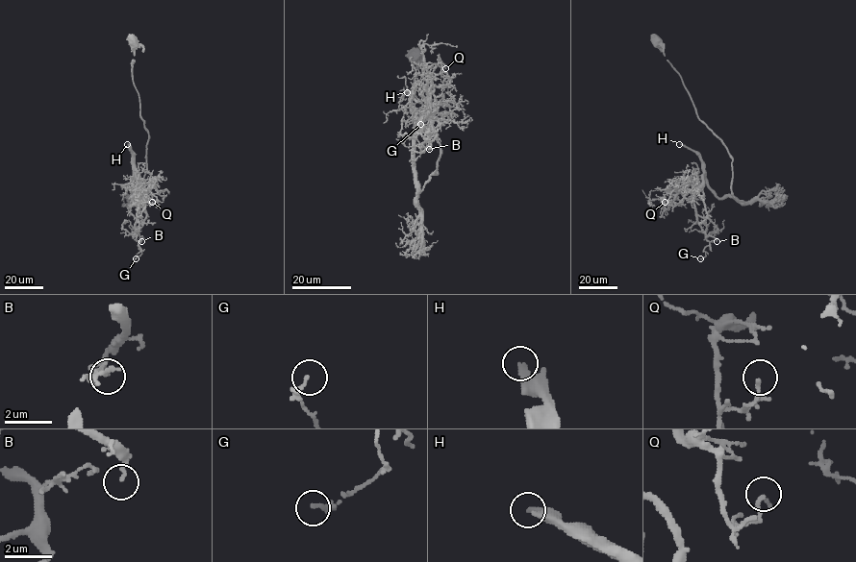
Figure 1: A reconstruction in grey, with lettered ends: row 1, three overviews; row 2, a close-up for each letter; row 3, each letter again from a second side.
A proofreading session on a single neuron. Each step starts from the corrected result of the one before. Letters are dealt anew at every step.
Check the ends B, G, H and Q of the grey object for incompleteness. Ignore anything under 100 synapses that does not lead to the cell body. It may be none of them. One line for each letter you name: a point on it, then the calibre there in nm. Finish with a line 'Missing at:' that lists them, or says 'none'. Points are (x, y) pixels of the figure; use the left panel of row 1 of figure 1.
H: (127, 144) | 340 nm
Missing at: H

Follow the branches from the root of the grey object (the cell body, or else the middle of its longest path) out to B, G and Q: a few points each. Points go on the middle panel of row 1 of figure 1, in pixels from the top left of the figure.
B: (415, 58), (415, 95), (440, 145), (420, 190), (415, 135), (426, 128), (436, 134), (424, 133), (429, 149)
G: (415, 58), (415, 95), (440, 145), (421, 190), (415, 135), (429, 113), (424, 137), (420, 124)
Q: (415, 58), (415, 95), (440, 145), (437, 173), (420, 190), (415, 135), (429, 124), (432, 70), (445, 68)

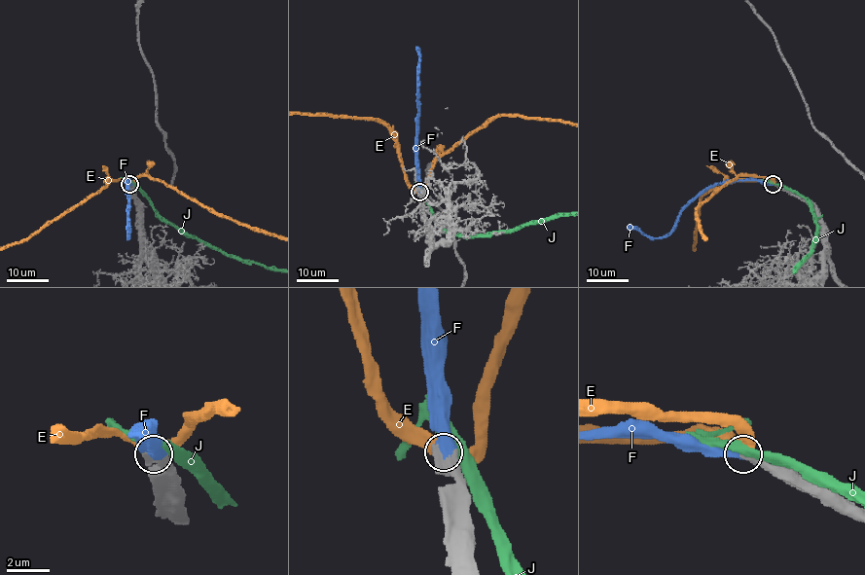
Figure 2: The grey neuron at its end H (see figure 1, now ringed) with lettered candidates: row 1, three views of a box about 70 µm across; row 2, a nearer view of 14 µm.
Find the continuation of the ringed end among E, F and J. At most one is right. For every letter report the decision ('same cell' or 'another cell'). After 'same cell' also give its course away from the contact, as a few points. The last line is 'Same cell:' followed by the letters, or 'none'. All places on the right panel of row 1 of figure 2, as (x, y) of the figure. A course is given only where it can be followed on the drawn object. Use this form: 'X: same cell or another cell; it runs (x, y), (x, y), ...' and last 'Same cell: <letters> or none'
E: another cell
F: same cell; it runs (774, 185), (756, 180), (724, 180), (710, 185), (681, 212), (672, 229), (662, 236), (648, 237), (627, 227)
J: another cell
Same cell: F

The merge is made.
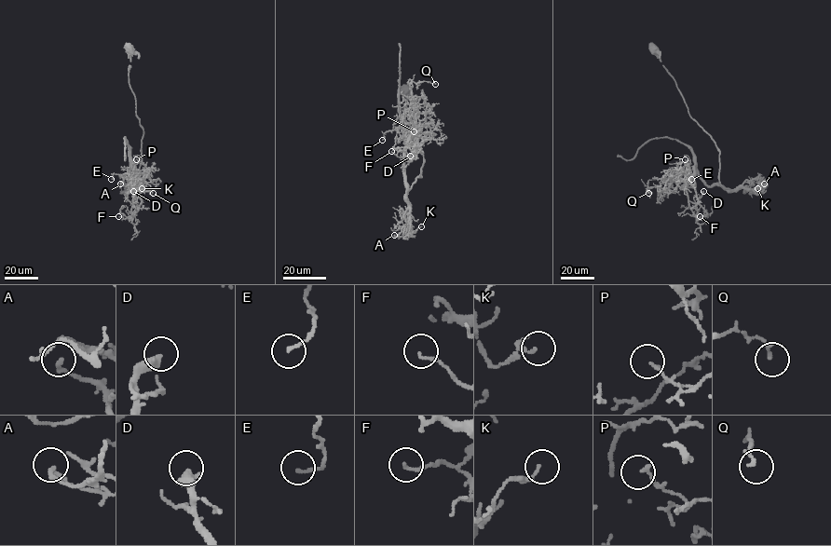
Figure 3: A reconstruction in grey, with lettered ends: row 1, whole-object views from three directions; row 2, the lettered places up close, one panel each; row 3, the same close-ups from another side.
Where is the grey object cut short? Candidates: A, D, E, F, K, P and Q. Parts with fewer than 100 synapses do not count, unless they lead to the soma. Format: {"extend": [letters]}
{"extend": []}

